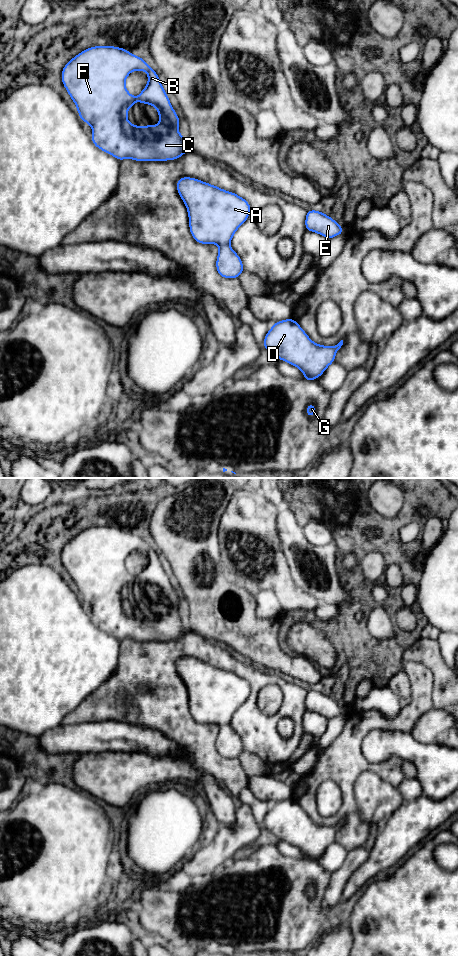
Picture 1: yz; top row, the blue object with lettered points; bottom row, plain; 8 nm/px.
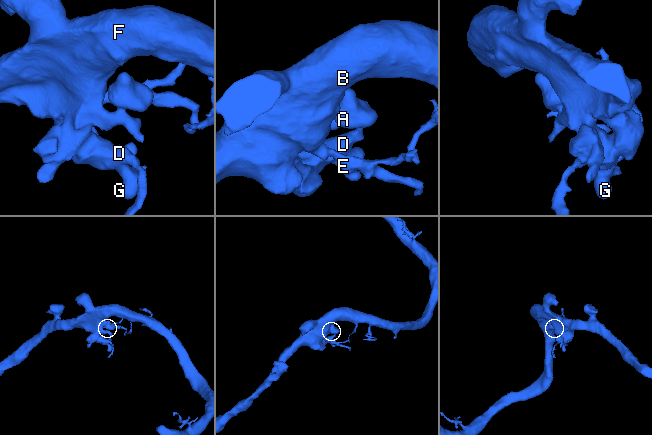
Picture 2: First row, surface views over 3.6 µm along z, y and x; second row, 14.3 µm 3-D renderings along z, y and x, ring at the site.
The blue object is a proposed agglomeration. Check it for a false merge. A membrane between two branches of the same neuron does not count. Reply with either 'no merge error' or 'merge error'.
no merge error

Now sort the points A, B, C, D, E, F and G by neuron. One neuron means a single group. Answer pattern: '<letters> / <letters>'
A B C D E F G

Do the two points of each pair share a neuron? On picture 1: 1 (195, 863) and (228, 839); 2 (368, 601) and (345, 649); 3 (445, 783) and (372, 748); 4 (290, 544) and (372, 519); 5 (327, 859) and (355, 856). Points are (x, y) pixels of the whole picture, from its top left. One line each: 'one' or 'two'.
1: one
2: one
3: one
4: two
5: two

